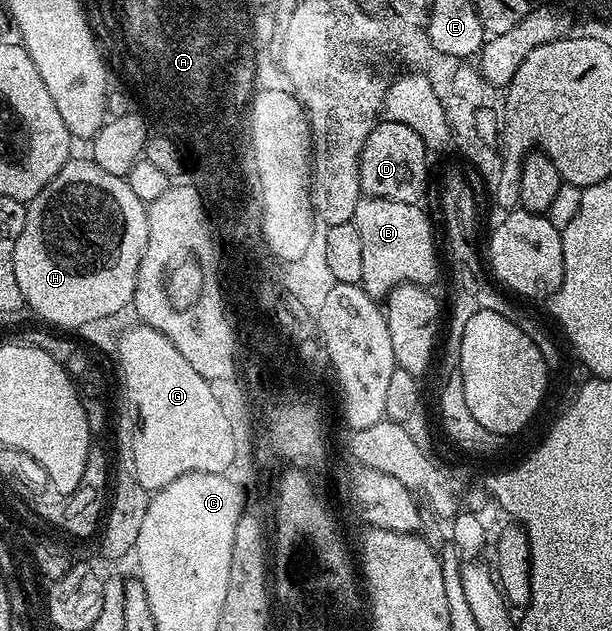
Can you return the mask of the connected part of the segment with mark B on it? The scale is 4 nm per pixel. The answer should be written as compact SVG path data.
M361 198L352 222L362 233L362 265L359 284L367 295L386 297L401 283L431 288L440 275L436 260L436 235L423 206L406 201Z

